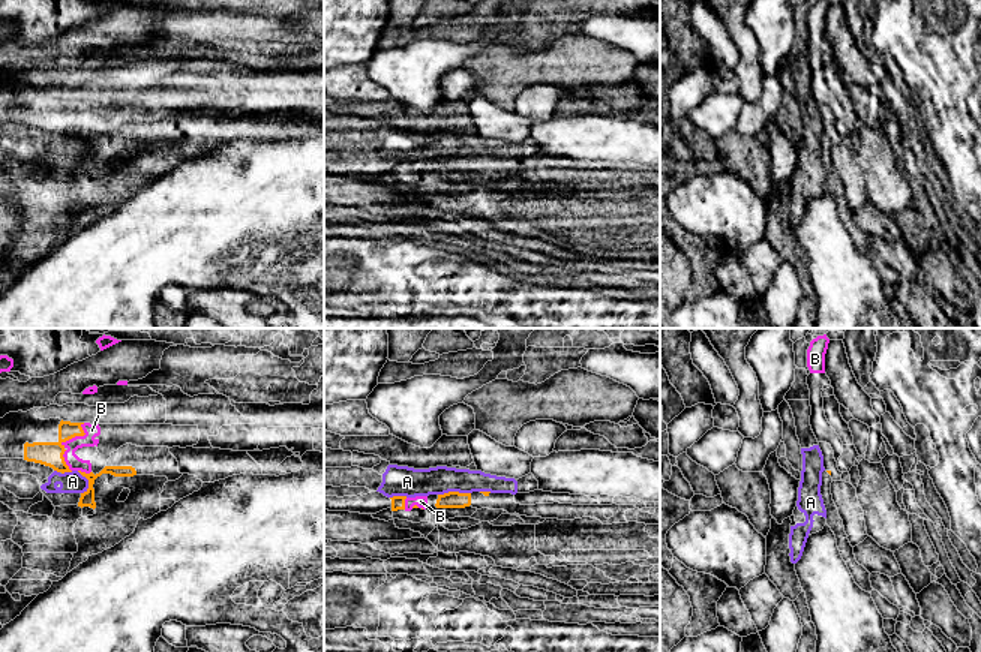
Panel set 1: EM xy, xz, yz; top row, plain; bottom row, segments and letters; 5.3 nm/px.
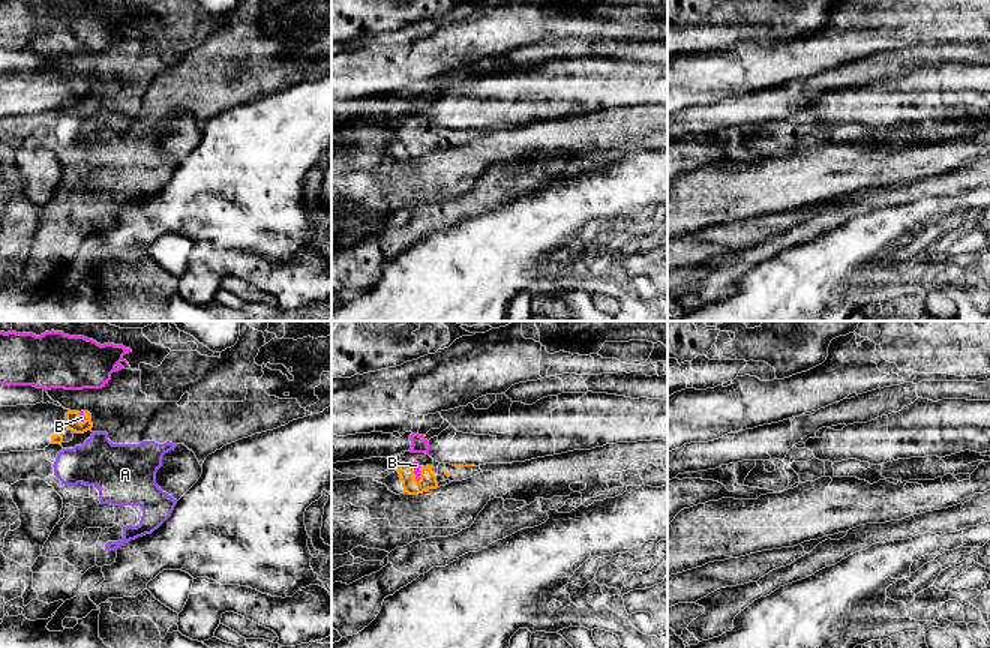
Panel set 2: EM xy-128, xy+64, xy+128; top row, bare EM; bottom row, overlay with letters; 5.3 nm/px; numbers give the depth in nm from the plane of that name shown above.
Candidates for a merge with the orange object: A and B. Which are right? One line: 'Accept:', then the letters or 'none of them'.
Accept: none of them

